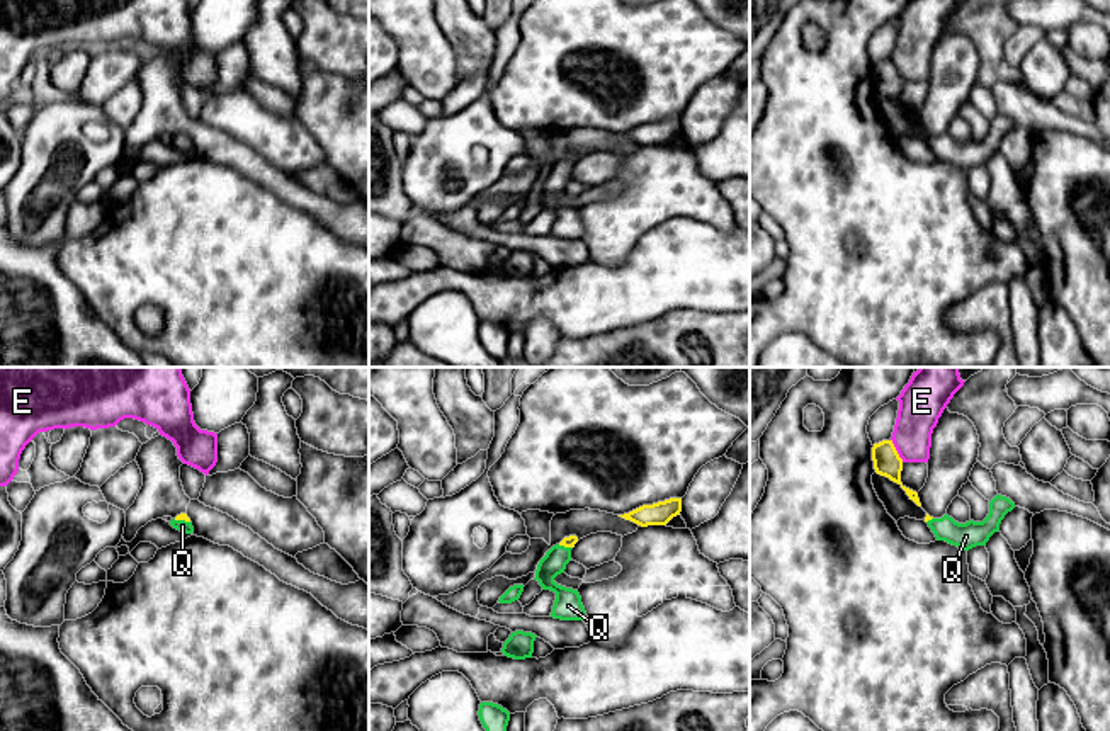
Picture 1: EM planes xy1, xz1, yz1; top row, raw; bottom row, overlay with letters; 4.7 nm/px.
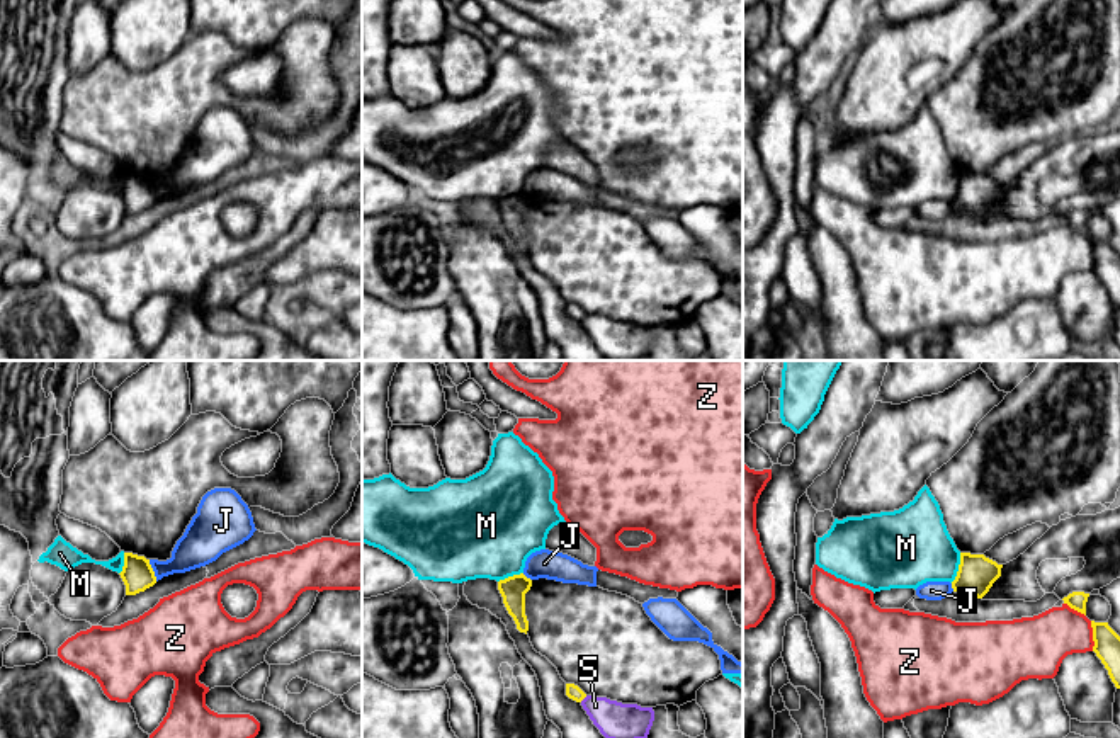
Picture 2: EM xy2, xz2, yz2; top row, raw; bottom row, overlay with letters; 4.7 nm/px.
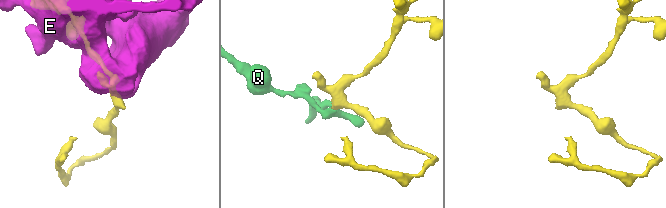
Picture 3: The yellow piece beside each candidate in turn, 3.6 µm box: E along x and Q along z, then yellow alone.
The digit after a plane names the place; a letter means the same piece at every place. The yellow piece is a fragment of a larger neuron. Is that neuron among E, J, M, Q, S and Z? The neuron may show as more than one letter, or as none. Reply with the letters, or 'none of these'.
Q

